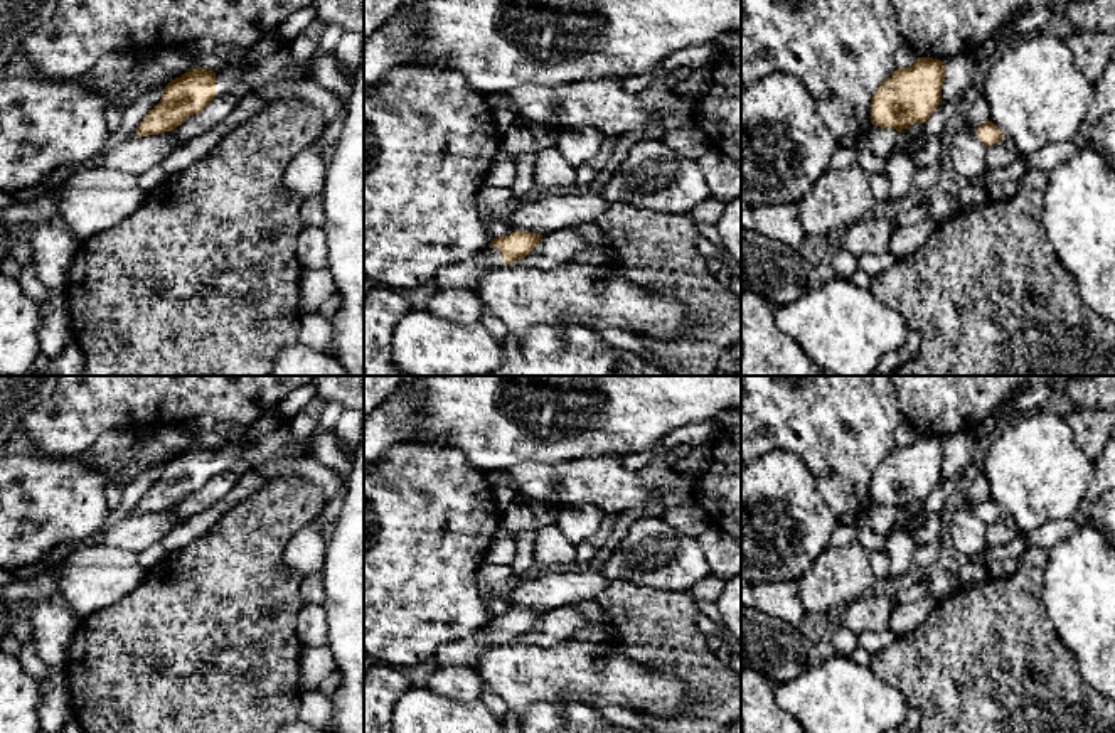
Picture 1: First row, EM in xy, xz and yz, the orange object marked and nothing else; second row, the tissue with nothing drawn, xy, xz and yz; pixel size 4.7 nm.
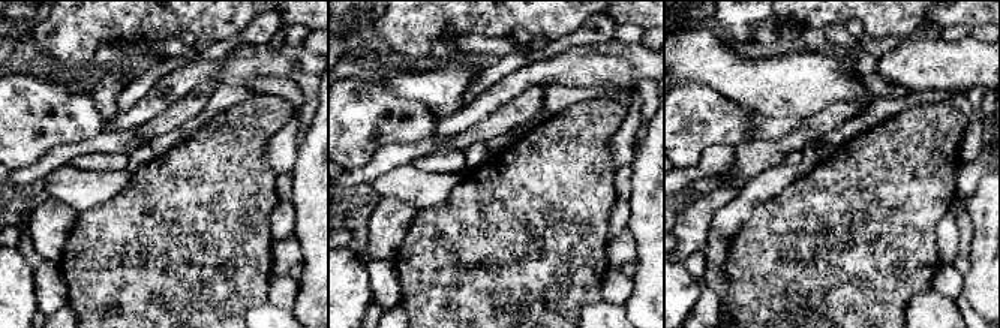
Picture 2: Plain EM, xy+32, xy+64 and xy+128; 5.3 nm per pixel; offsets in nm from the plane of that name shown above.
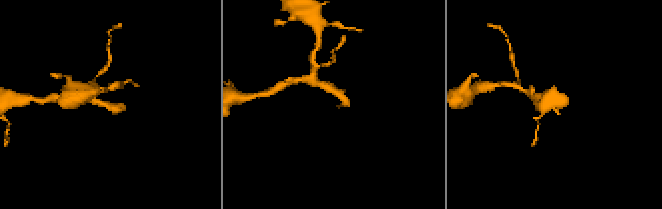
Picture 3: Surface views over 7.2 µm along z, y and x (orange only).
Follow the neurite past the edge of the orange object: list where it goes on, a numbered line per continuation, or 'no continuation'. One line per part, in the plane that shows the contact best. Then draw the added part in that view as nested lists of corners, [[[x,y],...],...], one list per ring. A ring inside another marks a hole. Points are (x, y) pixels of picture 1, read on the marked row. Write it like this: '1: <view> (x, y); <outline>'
1: xy (226, 83); [[[216,72],[216,96],[232,93],[241,88],[241,78],[234,72]]]
2: xz (467, 273); [[[487,246],[473,258],[440,268],[431,286],[435,290],[473,290],[478,285],[482,275],[497,266],[504,266],[502,253],[499,251],[499,248]]]

